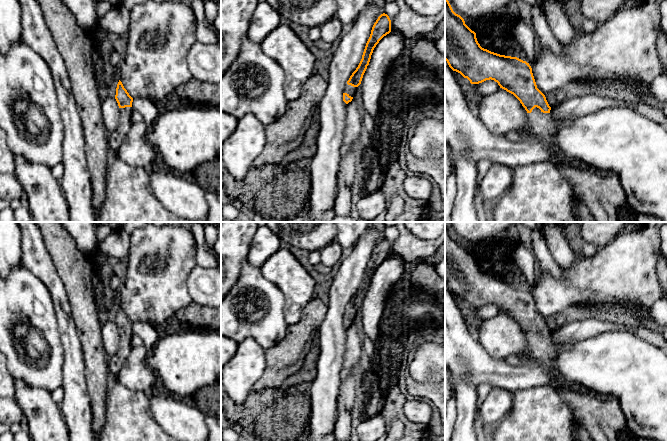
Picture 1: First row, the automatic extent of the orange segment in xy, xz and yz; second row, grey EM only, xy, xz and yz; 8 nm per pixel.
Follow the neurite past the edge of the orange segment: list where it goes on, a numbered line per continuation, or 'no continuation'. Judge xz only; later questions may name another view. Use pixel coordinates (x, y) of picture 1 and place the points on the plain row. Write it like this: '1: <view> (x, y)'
1: xz (348, 313)

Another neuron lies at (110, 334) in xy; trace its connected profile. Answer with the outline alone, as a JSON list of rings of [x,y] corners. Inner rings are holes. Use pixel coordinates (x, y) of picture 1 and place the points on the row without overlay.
[[[108,321],[102,326],[102,339],[107,357],[116,355],[120,347],[120,332],[115,322]]]

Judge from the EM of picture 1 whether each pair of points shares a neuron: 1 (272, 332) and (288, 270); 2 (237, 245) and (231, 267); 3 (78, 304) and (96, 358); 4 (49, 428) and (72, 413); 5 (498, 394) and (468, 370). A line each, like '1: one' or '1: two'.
1: two
2: one
3: one
4: two
5: two

